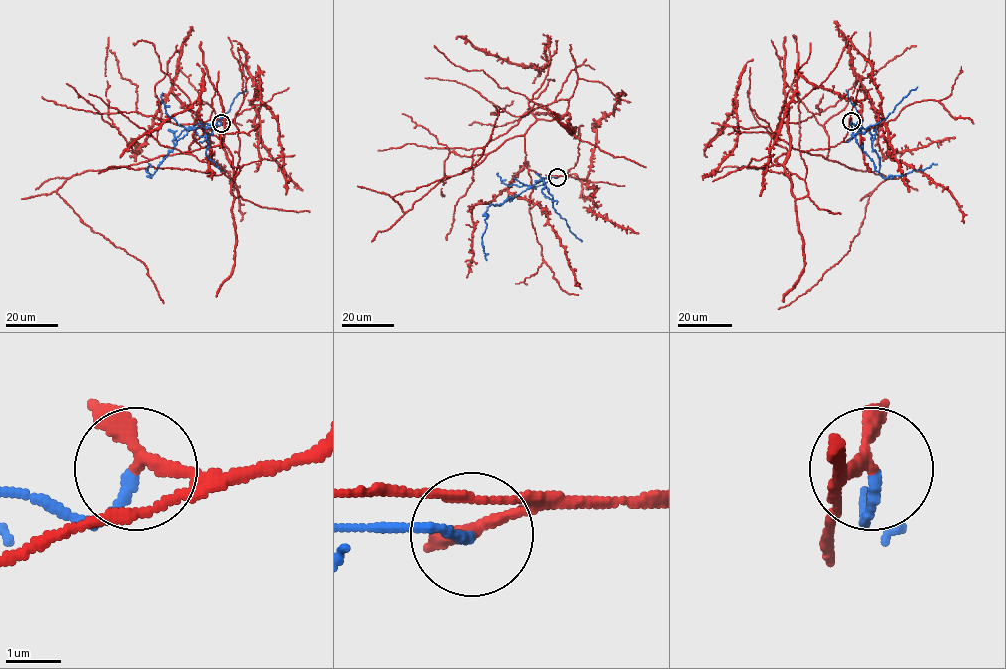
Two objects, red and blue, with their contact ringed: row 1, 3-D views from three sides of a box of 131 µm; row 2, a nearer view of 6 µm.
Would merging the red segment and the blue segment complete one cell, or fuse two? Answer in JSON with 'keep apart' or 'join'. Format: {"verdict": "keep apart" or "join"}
{"verdict": "keep apart"}

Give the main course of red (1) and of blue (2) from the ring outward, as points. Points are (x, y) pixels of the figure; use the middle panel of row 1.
1: (557, 177), (588, 182), (618, 100), (601, 82), (568, 101), (567, 176), (638, 233)
2: (556, 177), (547, 177), (487, 209), (482, 238), (486, 260)

